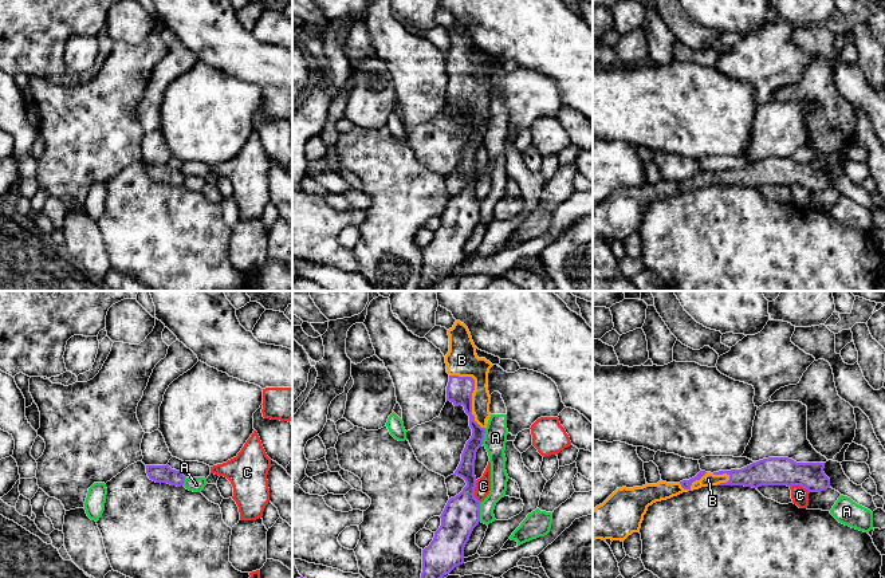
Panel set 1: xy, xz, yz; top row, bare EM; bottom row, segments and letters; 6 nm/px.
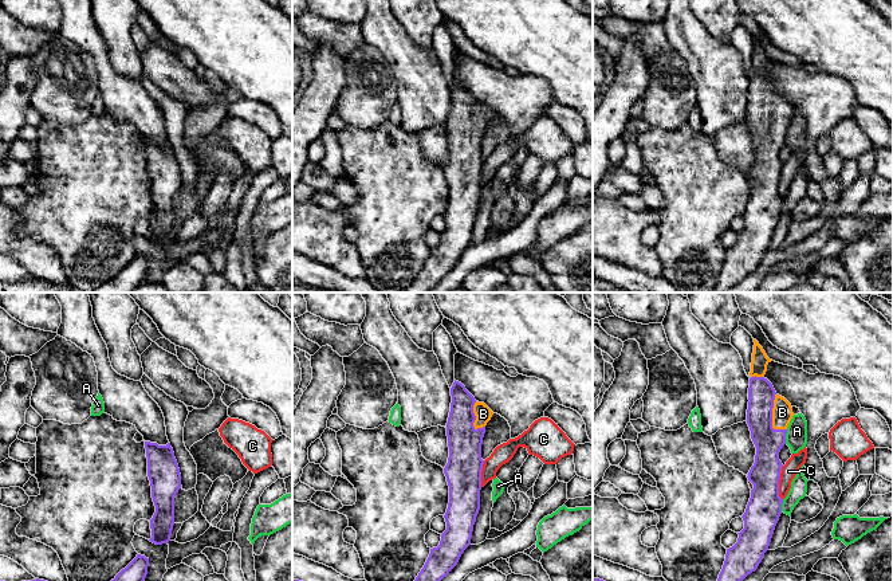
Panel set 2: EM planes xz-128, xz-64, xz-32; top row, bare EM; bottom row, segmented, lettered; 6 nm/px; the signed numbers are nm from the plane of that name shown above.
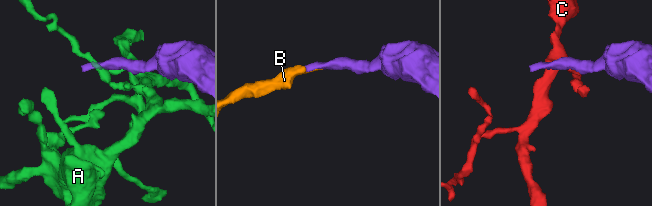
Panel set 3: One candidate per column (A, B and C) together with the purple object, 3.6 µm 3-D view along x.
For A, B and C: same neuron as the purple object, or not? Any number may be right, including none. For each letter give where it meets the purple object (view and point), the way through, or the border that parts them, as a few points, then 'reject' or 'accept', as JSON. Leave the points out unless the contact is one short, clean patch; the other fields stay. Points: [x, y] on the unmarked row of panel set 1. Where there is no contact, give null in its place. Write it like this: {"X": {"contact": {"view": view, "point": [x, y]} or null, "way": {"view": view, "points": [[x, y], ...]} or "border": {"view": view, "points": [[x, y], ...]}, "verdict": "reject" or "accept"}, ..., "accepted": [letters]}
{"A": {"contact": {"view": "xz", "point": [479, 211]}, "verdict": "reject"}, "B": {"contact": {"view": "xz", "point": [474, 83]}, "way": {"view": "xz", "points": [[459, 90], [474, 83], [461, 59]]}, "verdict": "accept"}, "C": {"contact": {"view": "xz", "point": [474, 191]}, "border": {"view": "xz", "points": [[476, 180], [475, 197], [479, 201]]}, "verdict": "reject"}, "accepted": ["B"]}

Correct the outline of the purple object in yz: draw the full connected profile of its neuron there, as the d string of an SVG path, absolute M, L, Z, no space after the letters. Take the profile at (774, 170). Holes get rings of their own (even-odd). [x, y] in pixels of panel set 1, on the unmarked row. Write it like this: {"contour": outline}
{"contour": "M768 157L742 169L705 172L680 182L658 181L633 188L617 188L602 204L593 209L593 240L611 239L624 241L638 232L648 207L683 192L711 185L801 185L809 192L830 188L823 172L825 162L796 162L788 157Z"}

